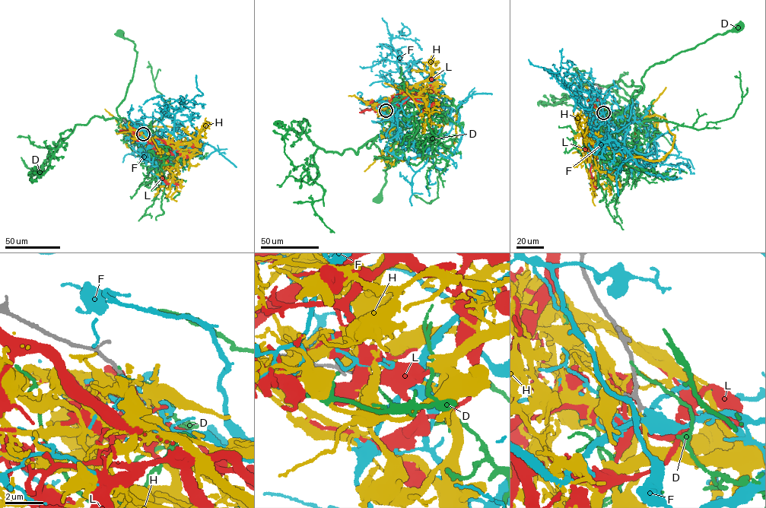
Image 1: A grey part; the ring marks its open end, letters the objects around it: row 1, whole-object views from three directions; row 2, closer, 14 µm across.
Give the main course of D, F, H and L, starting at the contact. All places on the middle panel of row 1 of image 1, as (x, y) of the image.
D: (383, 110), (397, 122), (368, 148), (366, 145), (372, 141), (387, 166), (386, 183), (377, 198)
F: (386, 111), (389, 118), (398, 112), (393, 121), (402, 145), (408, 141), (433, 150), (412, 177), (411, 205)
H: (385, 109), (387, 112), (405, 97), (421, 96), (433, 102), (443, 112), (441, 131), (428, 127), (406, 88)
L: (385, 109), (382, 106), (386, 103), (402, 104), (408, 98), (424, 100), (427, 106), (418, 115)

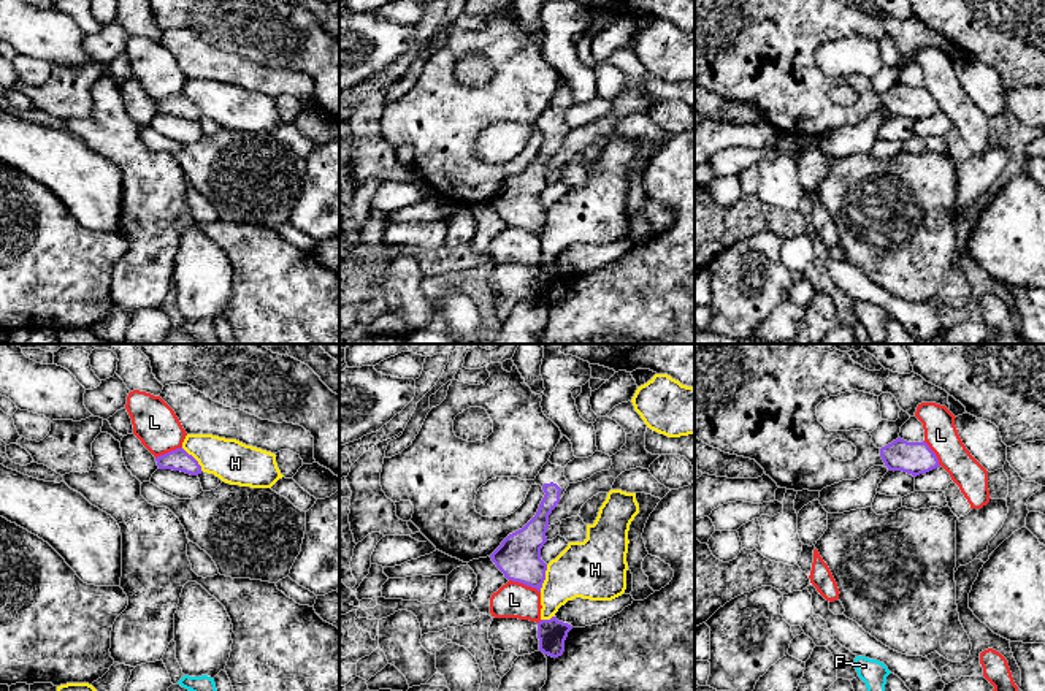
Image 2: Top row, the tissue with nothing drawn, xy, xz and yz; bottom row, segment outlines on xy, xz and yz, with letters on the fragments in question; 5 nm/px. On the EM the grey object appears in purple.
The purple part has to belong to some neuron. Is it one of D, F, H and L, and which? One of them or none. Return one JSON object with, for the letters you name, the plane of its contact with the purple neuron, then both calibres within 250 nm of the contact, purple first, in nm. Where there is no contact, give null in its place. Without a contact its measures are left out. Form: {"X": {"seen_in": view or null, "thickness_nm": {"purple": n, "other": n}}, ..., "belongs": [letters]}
{"belongs": []}

